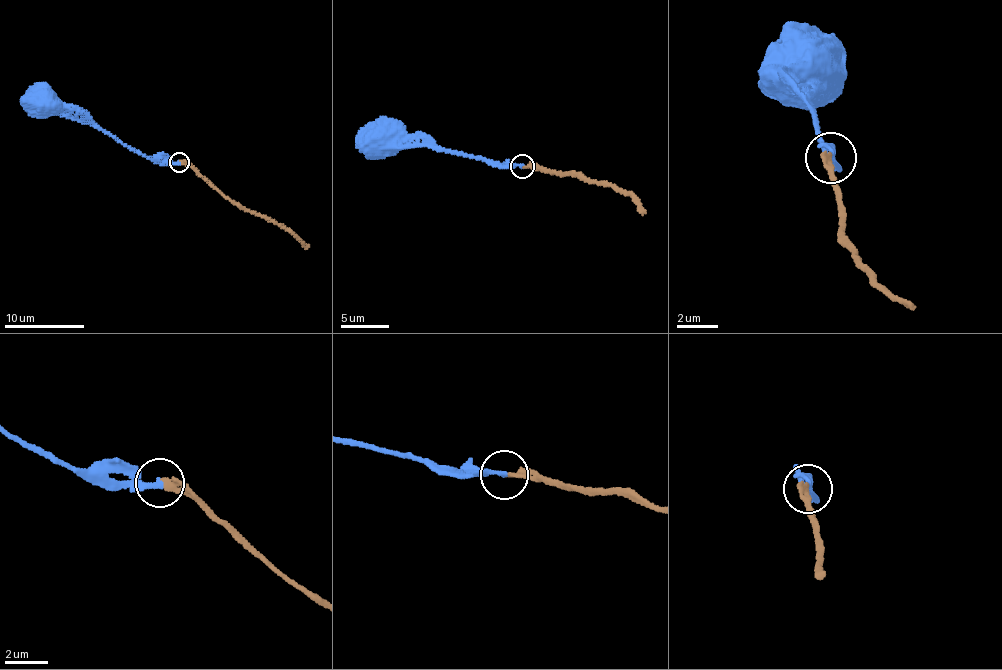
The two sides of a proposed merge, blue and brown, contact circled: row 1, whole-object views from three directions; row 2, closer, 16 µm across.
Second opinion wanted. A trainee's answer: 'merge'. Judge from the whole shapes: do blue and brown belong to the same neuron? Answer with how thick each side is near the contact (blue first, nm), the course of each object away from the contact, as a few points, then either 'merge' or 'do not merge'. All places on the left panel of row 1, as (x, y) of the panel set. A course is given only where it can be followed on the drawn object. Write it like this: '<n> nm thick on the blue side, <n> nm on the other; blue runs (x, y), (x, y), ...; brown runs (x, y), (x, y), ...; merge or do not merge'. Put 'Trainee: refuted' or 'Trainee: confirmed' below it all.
240 nm thick on the blue side, 220 nm on the other; blue runs (180, 162), (154, 163), (82, 121), (68, 108), (54, 108), (39, 100); brown runs (180, 160), (229, 198), (285, 226), (307, 247); merge
Trainee: confirmed

